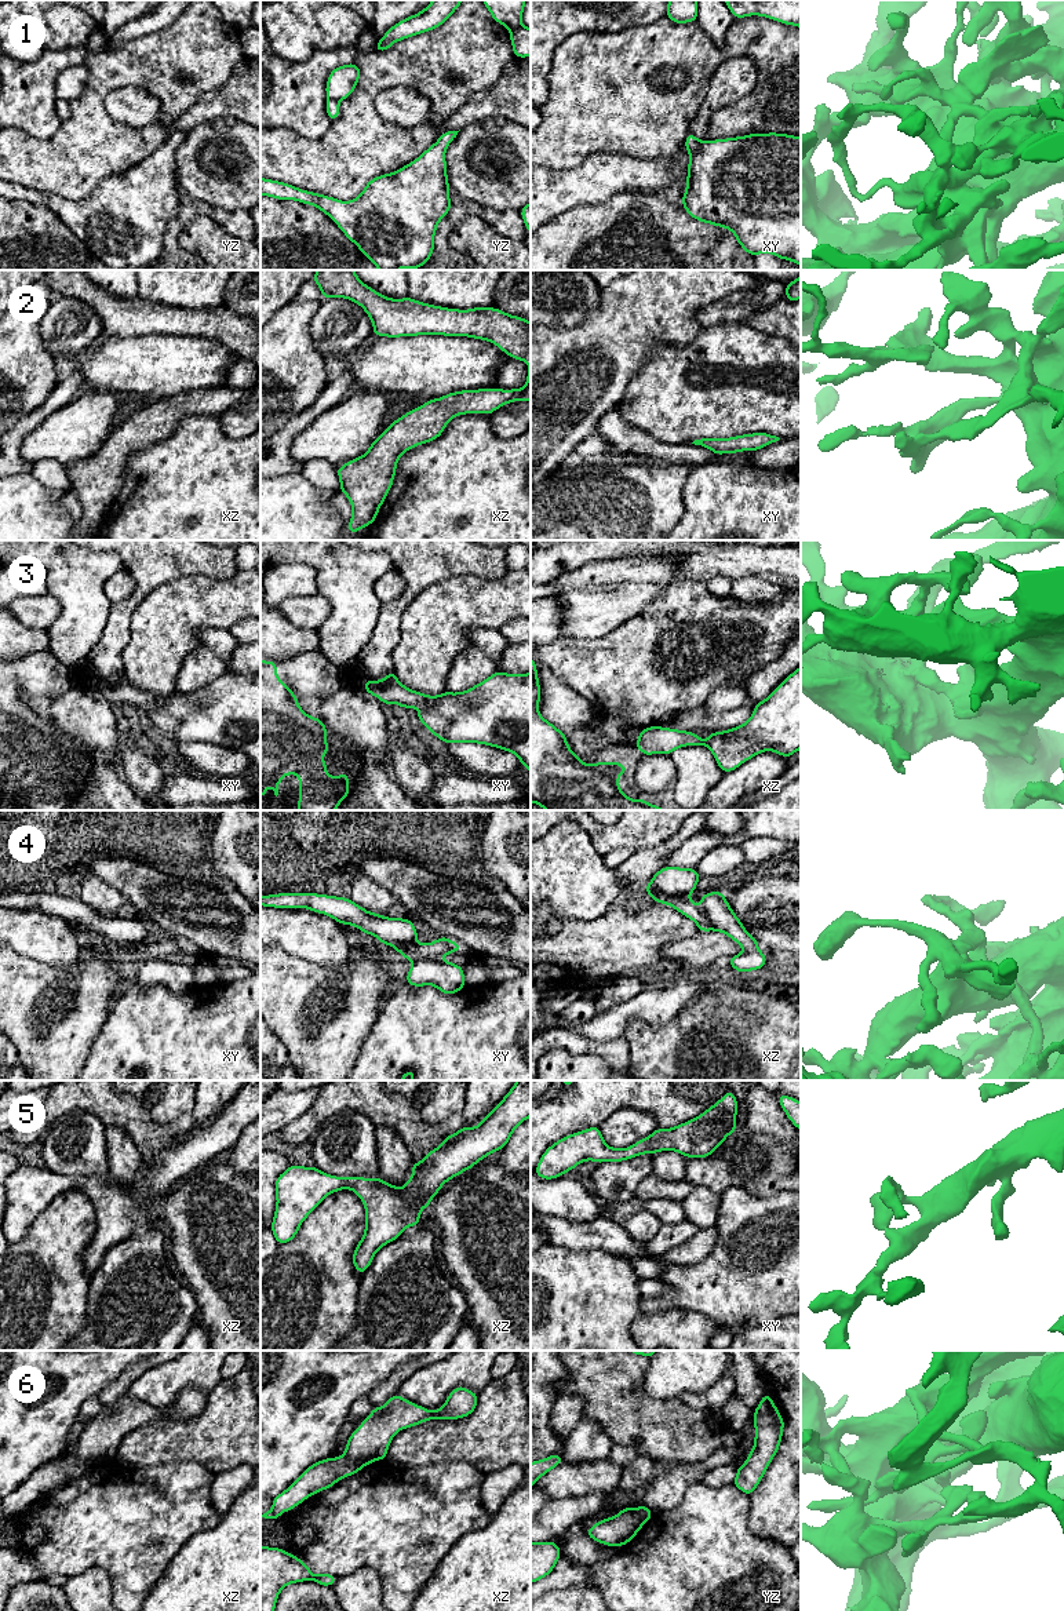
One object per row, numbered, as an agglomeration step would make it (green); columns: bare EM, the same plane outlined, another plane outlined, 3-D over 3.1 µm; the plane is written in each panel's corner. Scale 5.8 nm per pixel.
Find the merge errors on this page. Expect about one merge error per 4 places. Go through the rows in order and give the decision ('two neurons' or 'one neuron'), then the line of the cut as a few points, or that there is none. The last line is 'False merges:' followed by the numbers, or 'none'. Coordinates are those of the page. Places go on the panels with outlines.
1: one neuron; cut none
2: one neuron; cut none
3: one neuron; cut none
4: one neuron; cut none
5: one neuron; cut none
6: one neuron; cut none
False merges: none

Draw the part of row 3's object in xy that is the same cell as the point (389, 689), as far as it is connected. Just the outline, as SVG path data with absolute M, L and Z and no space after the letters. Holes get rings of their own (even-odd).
M393 671L380 681L365 681L364 690L386 706L396 703L401 708L418 708L418 719L447 744L478 743L510 751L531 773L531 673L496 671L464 692L445 690L438 696L429 696L404 686Z

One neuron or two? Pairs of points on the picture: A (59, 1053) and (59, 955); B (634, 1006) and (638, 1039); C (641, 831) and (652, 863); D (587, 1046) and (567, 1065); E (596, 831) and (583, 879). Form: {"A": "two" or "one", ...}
{"A": "two", "B": "two", "C": "two", "D": "two", "E": "two"}

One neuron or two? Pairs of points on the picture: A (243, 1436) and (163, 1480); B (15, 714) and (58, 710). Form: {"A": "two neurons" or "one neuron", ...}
{"A": "two neurons", "B": "two neurons"}

